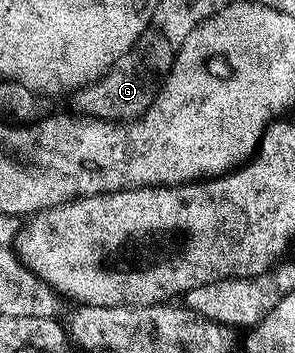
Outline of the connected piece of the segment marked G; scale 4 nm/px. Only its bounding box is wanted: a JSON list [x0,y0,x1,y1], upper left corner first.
[87,30,175,122]

